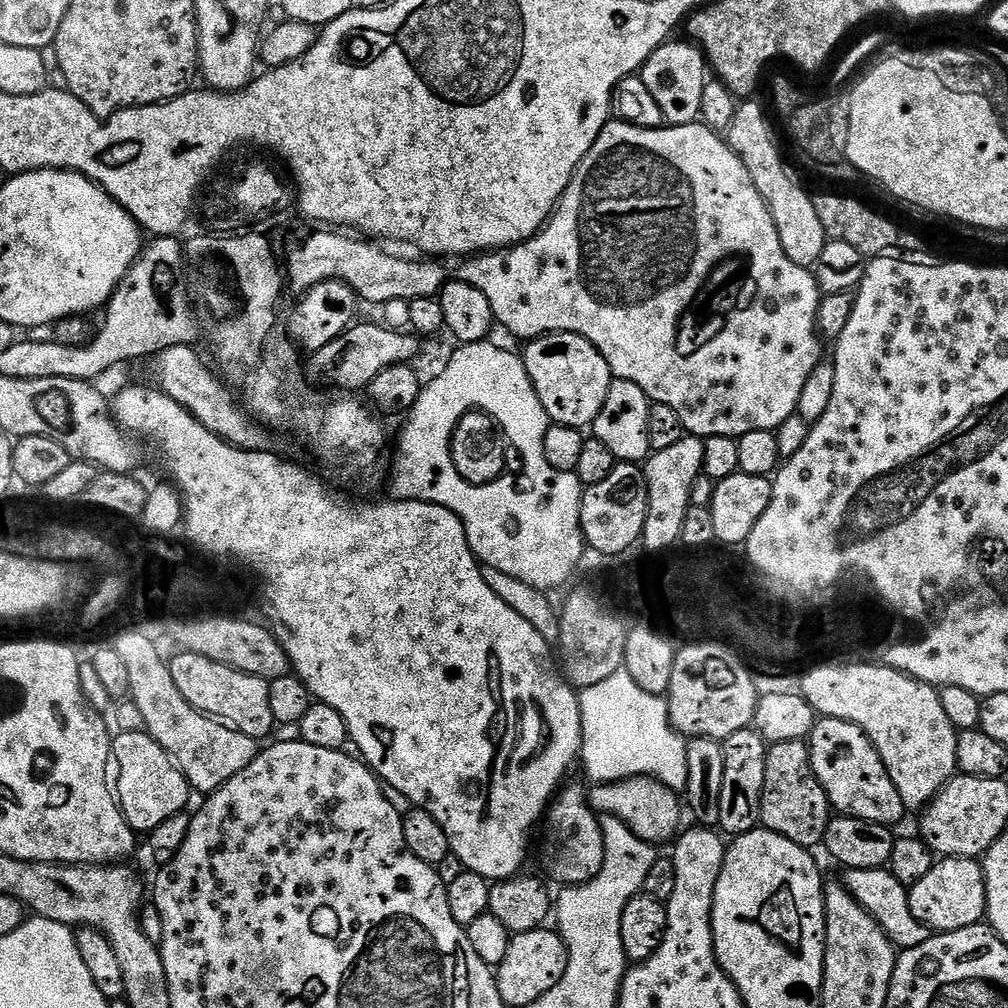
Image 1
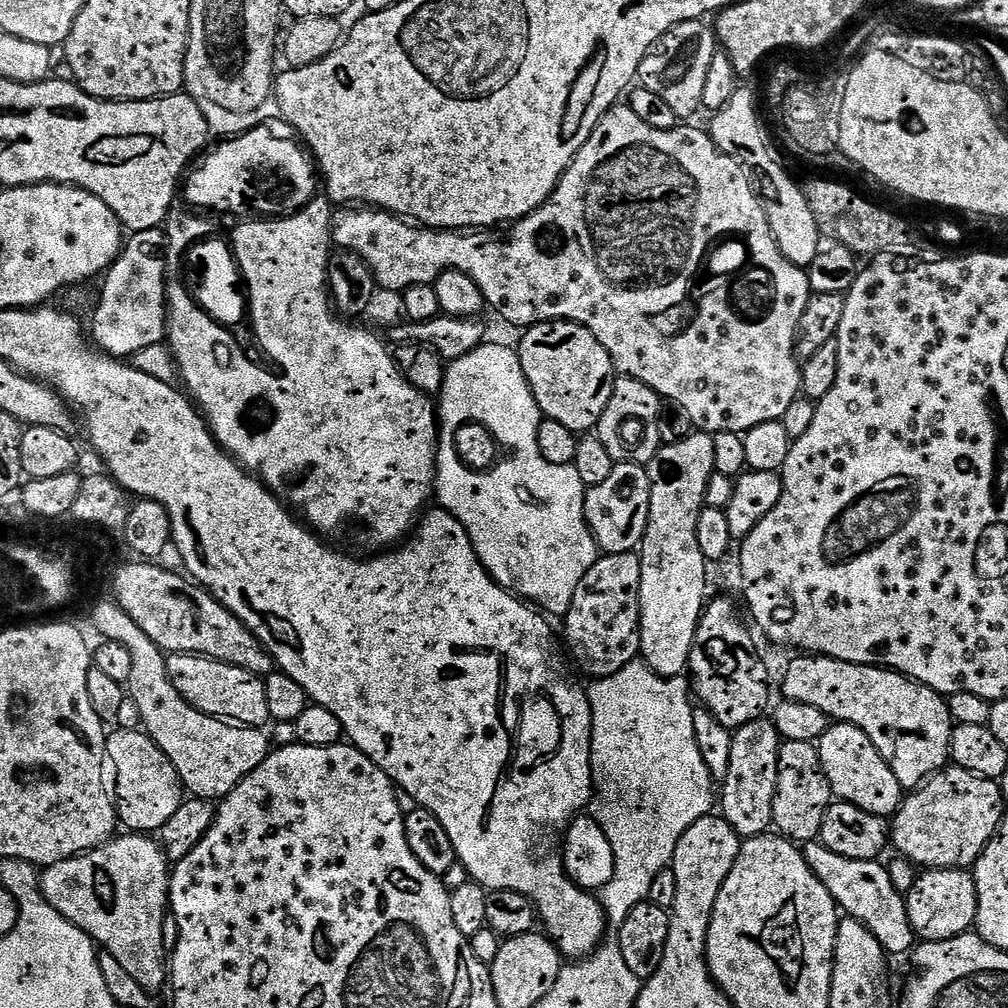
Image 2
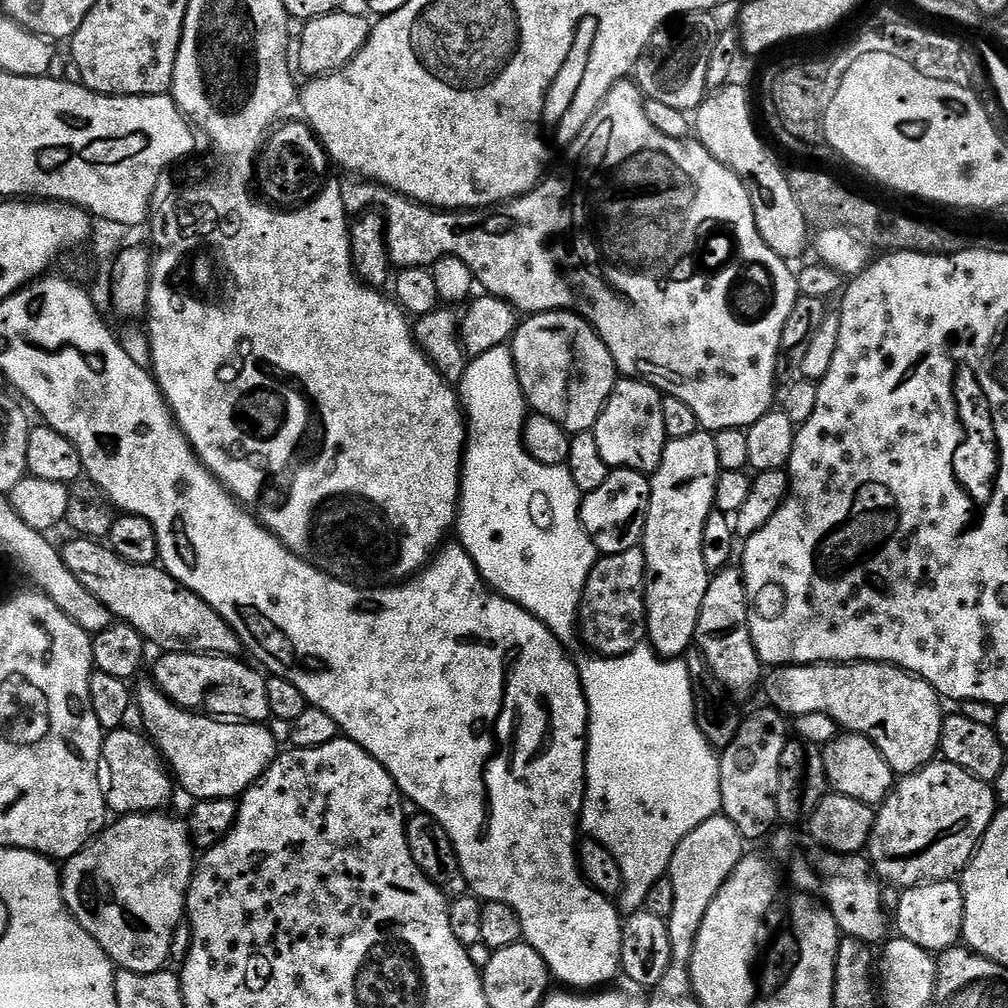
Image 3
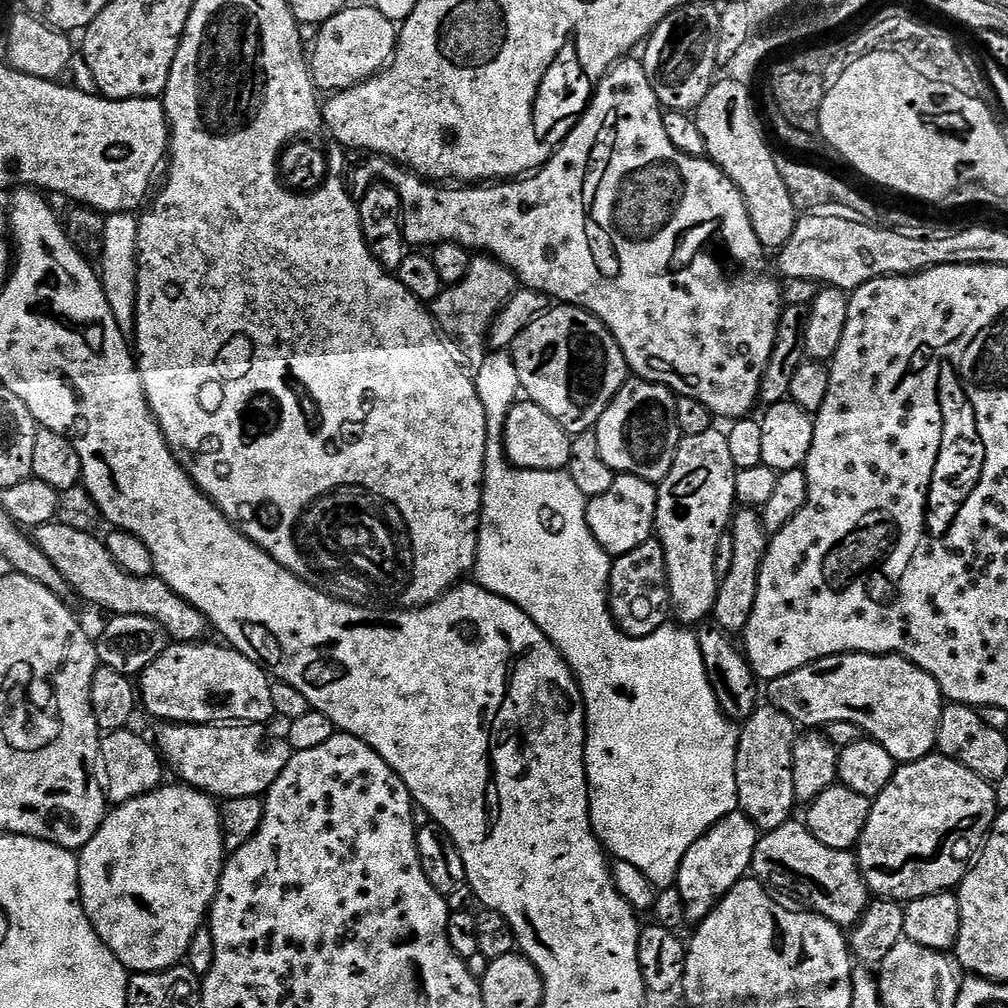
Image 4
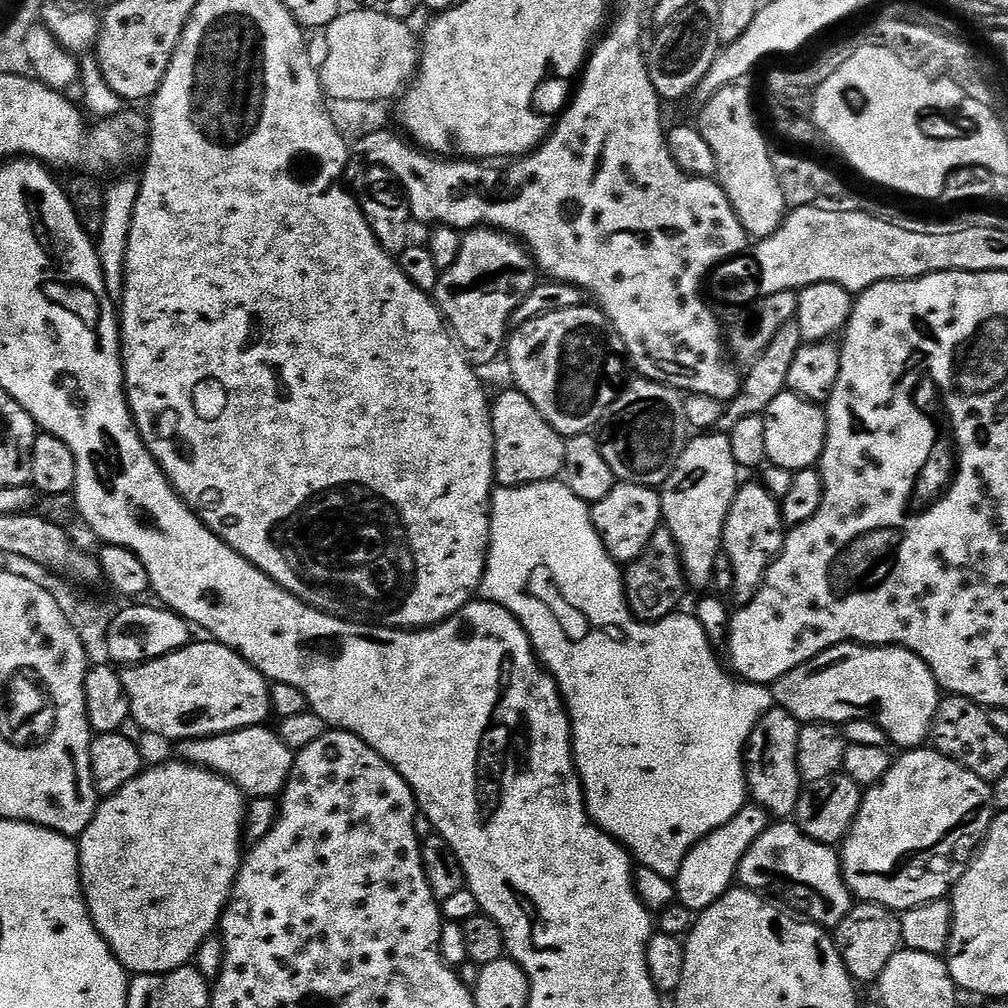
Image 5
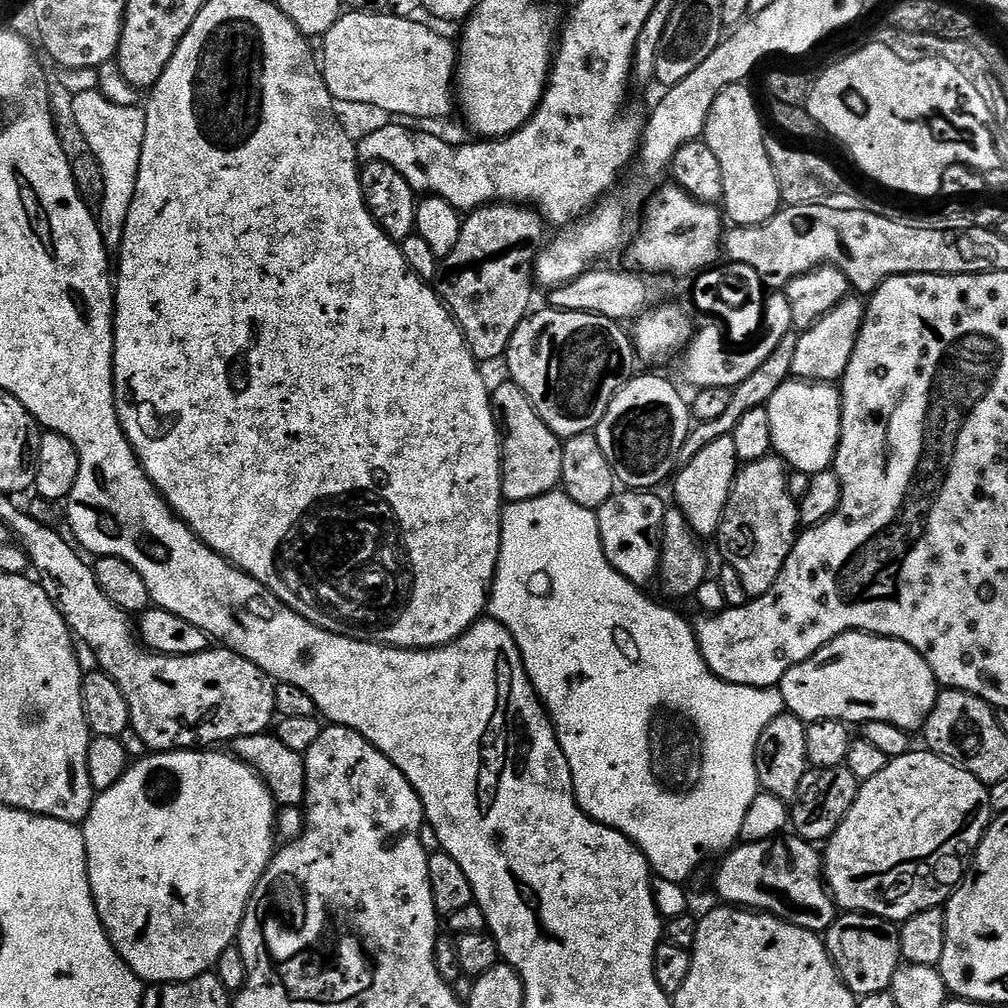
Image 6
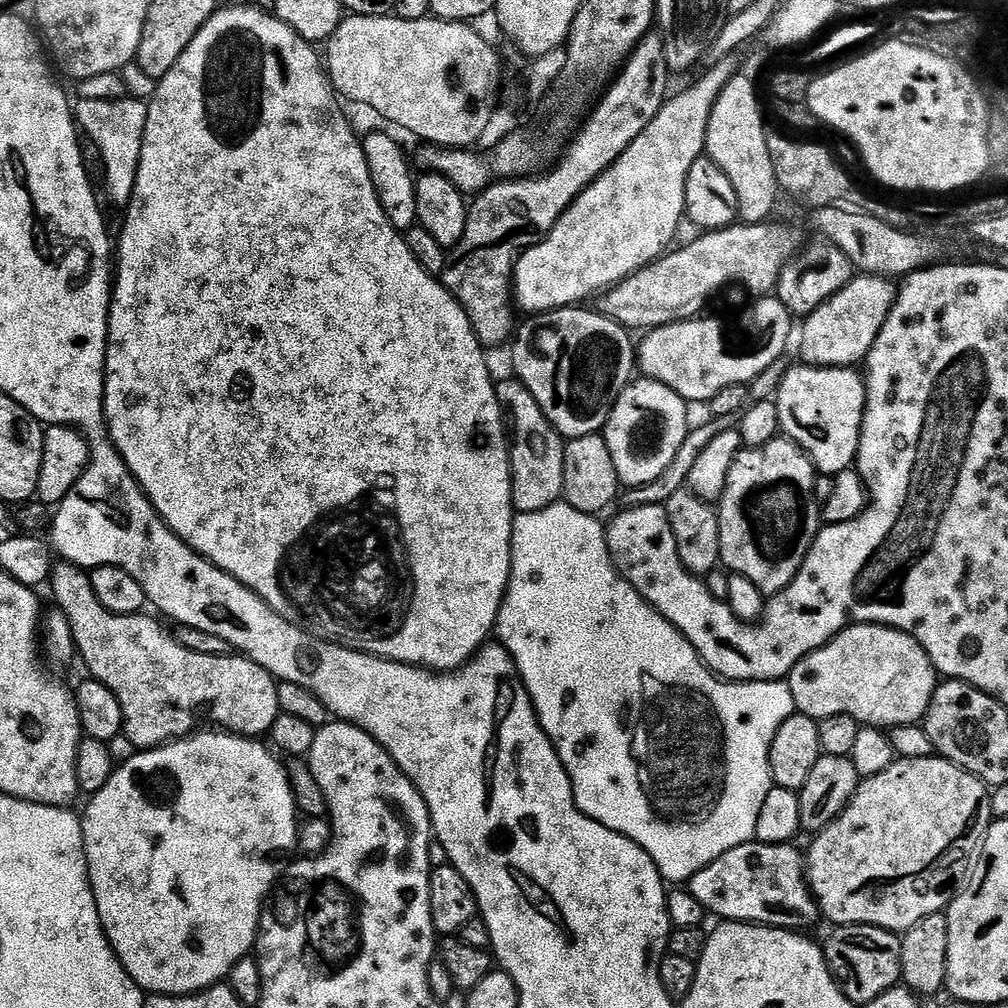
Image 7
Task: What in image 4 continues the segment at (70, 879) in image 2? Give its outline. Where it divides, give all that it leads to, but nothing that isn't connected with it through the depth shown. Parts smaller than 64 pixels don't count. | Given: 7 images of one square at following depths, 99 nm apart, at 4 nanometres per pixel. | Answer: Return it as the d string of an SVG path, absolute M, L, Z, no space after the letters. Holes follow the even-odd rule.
M183 782L176 784L165 783L148 792L145 796L134 798L125 804L117 804L105 815L102 826L94 838L85 848L79 849L78 859L80 862L80 904L86 910L98 938L106 942L106 946L122 962L122 966L128 969L129 973L138 972L165 972L167 968L177 967L187 957L190 948L190 941L198 929L205 927L208 910L211 908L220 875L224 869L226 849L224 847L224 827L220 821L221 805L206 792L199 792L197 788L189 788Z

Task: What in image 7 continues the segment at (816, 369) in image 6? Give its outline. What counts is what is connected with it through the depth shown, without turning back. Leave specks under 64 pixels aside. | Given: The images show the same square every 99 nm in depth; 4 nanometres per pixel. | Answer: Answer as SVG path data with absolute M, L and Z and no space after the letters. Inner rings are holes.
M853 275L847 286L803 321L804 329L798 332L800 356L804 359L801 361L814 368L850 368L859 365L859 360L867 361L868 351L890 314L897 291L897 285L883 276Z

